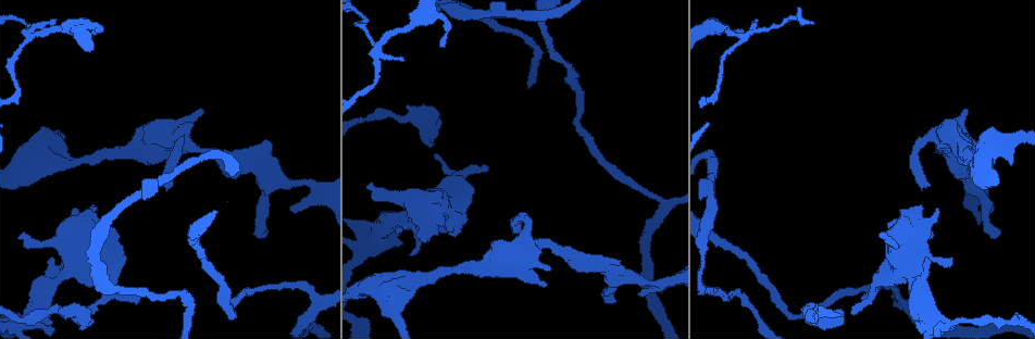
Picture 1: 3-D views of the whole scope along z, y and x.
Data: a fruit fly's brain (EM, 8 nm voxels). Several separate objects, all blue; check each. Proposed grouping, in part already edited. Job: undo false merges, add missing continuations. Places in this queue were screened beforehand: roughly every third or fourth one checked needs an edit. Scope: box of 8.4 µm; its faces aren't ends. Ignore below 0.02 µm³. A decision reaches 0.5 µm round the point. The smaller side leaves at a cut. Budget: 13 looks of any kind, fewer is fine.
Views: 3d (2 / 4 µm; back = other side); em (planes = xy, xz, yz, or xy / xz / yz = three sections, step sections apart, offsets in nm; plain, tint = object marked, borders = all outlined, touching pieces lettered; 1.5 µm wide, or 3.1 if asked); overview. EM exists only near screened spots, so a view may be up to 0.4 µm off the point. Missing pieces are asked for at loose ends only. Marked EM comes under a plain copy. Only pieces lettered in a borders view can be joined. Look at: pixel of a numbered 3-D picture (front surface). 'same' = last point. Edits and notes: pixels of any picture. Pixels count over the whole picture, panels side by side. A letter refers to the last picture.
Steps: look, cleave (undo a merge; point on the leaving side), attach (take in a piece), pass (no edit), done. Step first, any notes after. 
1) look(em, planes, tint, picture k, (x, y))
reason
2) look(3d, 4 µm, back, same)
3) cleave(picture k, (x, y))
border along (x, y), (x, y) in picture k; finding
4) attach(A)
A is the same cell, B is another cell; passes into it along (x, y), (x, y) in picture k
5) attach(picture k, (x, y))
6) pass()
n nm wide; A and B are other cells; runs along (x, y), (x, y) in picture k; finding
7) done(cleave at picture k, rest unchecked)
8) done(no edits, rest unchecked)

look(3d, 4 µm, picture 1, (167, 186))
branch stops here

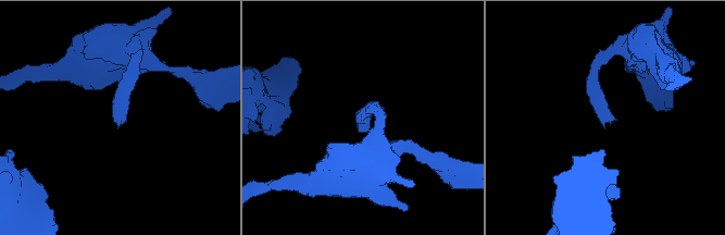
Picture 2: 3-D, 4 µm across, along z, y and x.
look(em, planes, borders, picture 2, (613, 117))
need the tissue

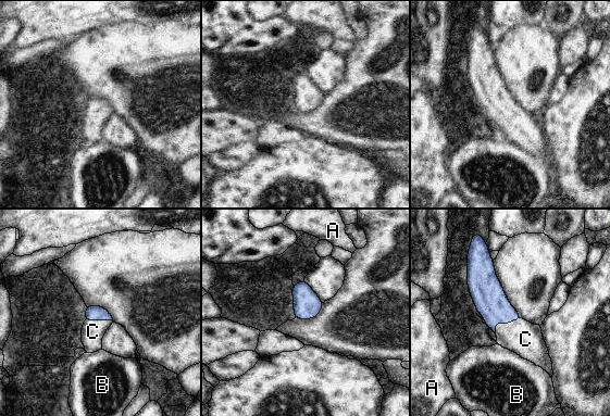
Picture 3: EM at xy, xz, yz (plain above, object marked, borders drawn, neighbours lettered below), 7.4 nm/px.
attach(C)
C is the same cell, A and B are other cells; passes into it along (487, 293), (503, 323), (525, 339) in picture 3; the neuron continues

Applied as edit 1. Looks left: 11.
look(overview)
redraw

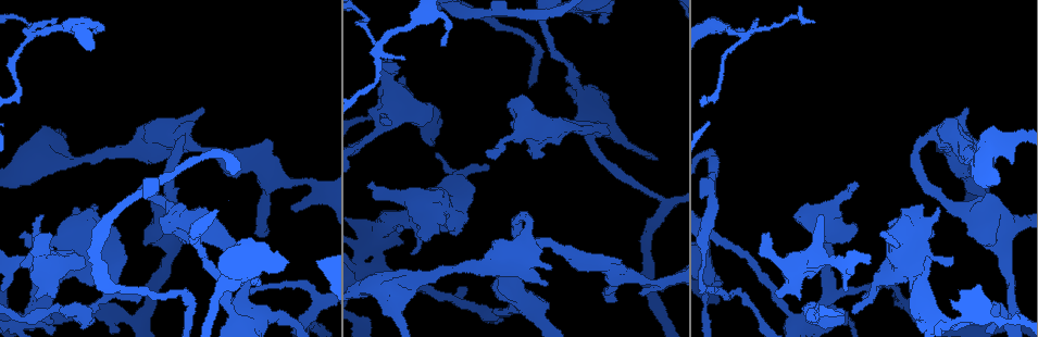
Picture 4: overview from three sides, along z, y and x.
look(em, planes, tint, picture 4, (666, 199))
abrupt turn

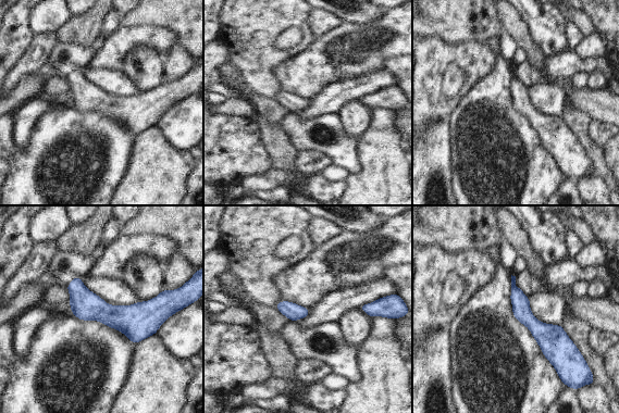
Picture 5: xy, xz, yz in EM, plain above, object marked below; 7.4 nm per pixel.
look(em, planes, borders, same)
what lies round it

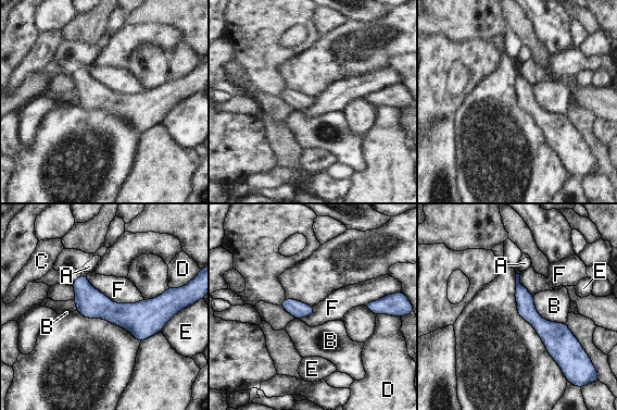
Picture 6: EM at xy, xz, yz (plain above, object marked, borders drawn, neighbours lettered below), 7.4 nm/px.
pass()
130 nm wide; A, B, C, D, E and F are other cells; border along (86, 275), (116, 302), (143, 299) in picture 6; all the same neuron

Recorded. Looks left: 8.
look(3d, 4 µm, picture 4, (713, 194))
thick turns thin

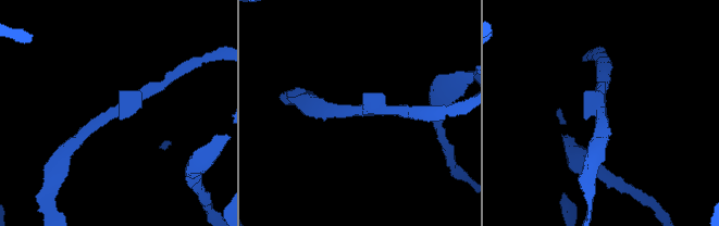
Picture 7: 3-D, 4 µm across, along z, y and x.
look(em, planes, borders, picture 7, (605, 111))
need the tissue

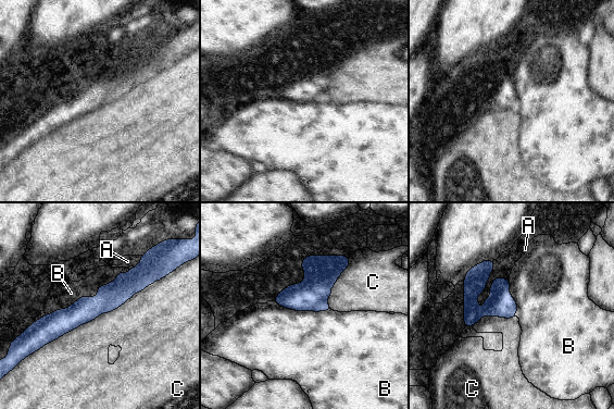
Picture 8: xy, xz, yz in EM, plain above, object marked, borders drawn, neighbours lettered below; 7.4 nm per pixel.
pass()
190 nm wide; A, B and C are other cells; runs along (153, 277), (35, 330) in picture 8; all the same neuron

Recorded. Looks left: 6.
look(em, planes, borders, picture 4, (431, 145))
free end

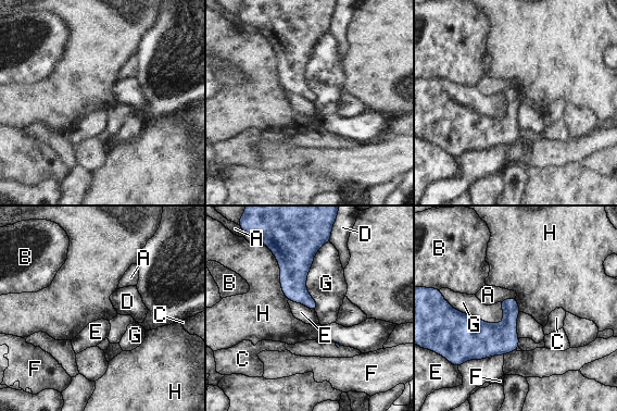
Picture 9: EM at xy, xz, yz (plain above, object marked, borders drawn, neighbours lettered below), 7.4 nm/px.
pass()
A, B, C, D, E, F, G and H are other cells; border along (267, 248), (288, 299) in picture 9; none of them fits

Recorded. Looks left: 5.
look(em, planes, borders, picture 4, (29, 36))
sharp bend

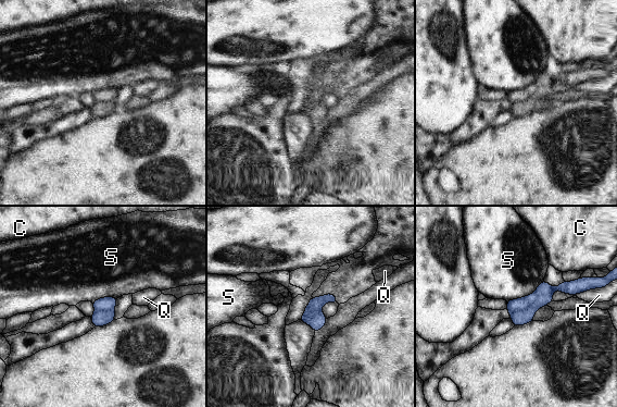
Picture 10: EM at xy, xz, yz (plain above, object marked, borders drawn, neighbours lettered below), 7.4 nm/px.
cleave(picture 10, (543, 295))
C, Q and S are other cells; border along (532, 294), (527, 308), (510, 313) in picture 10; two neurons meet here

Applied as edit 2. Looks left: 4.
done(attach at picture 3, cleave at picture 10, rest unchecked)

